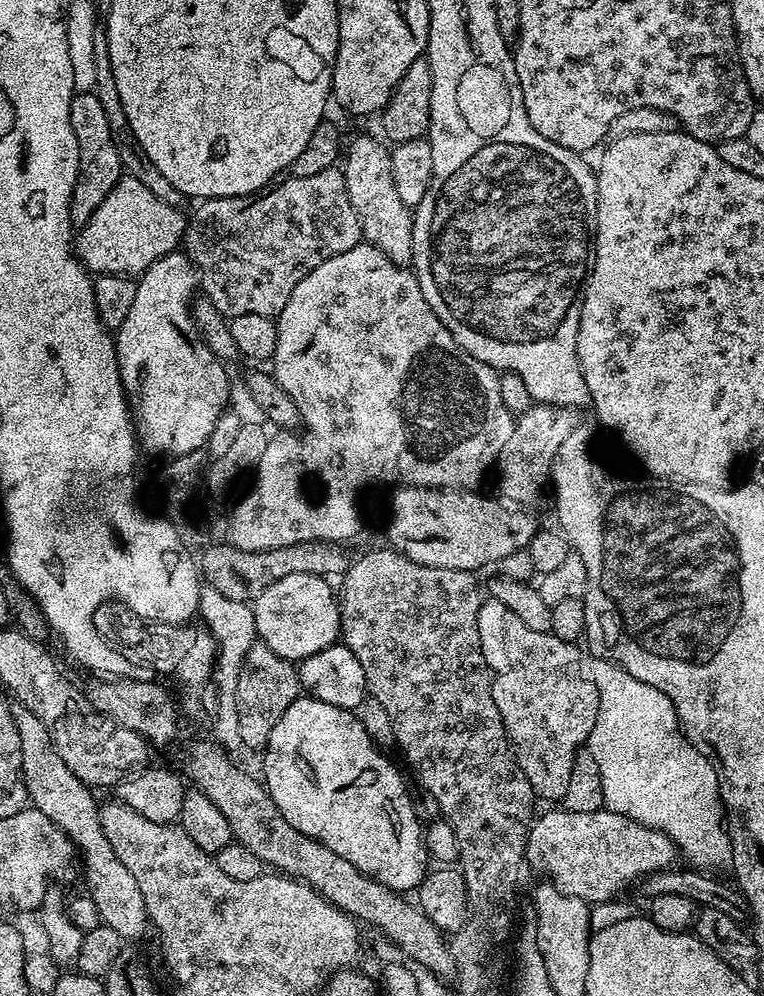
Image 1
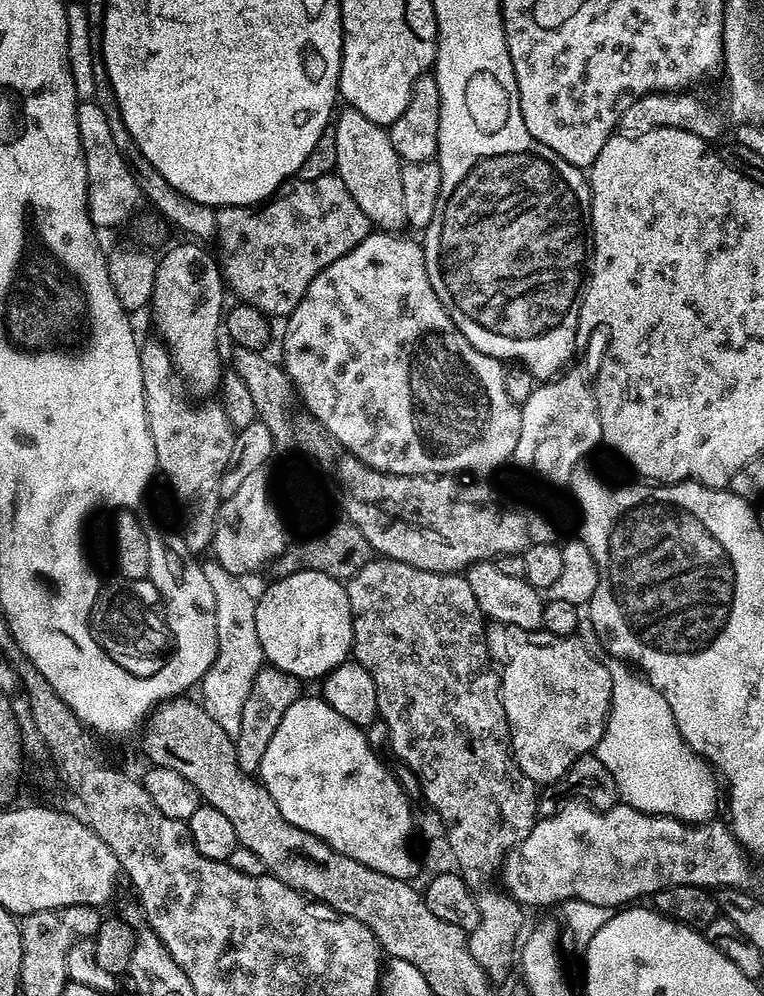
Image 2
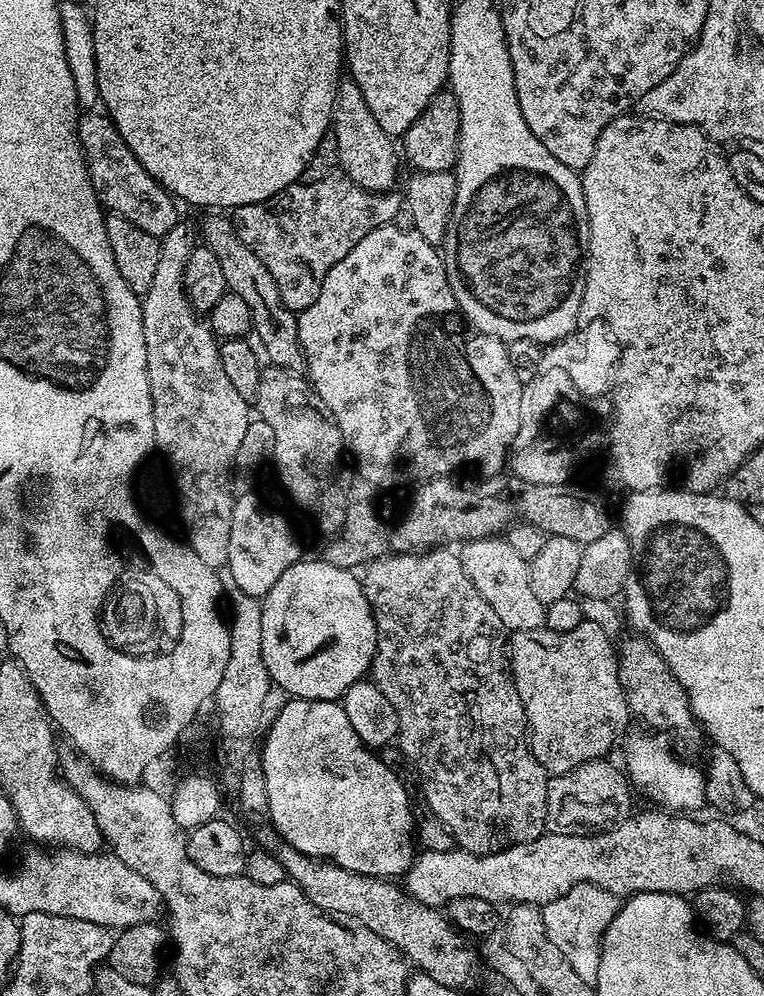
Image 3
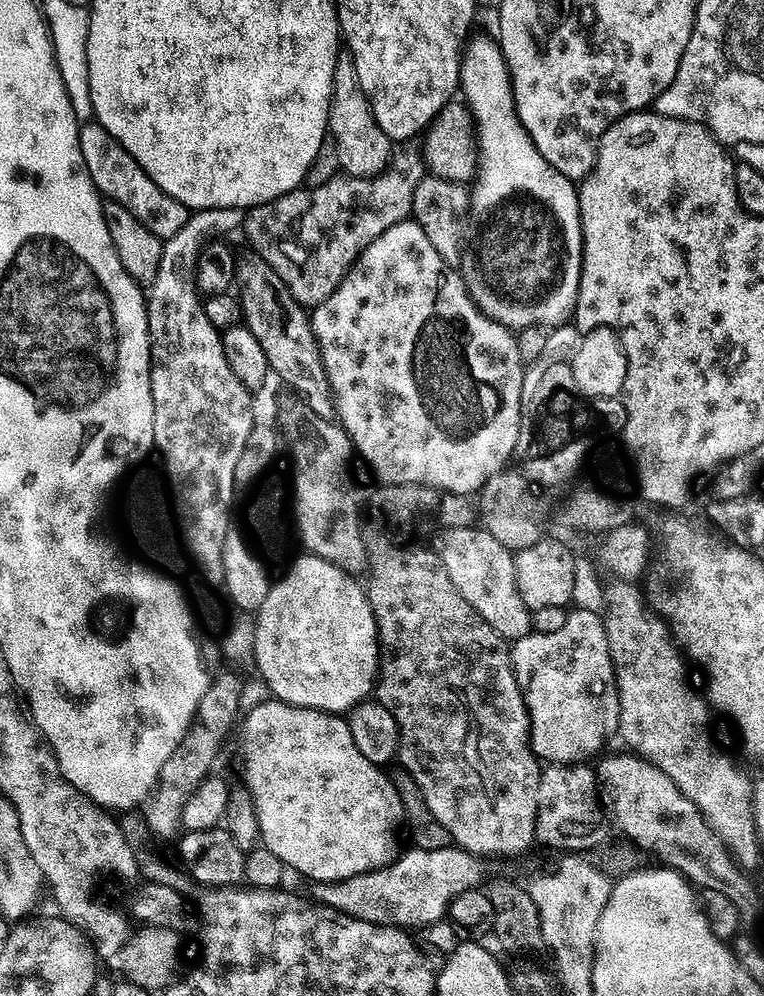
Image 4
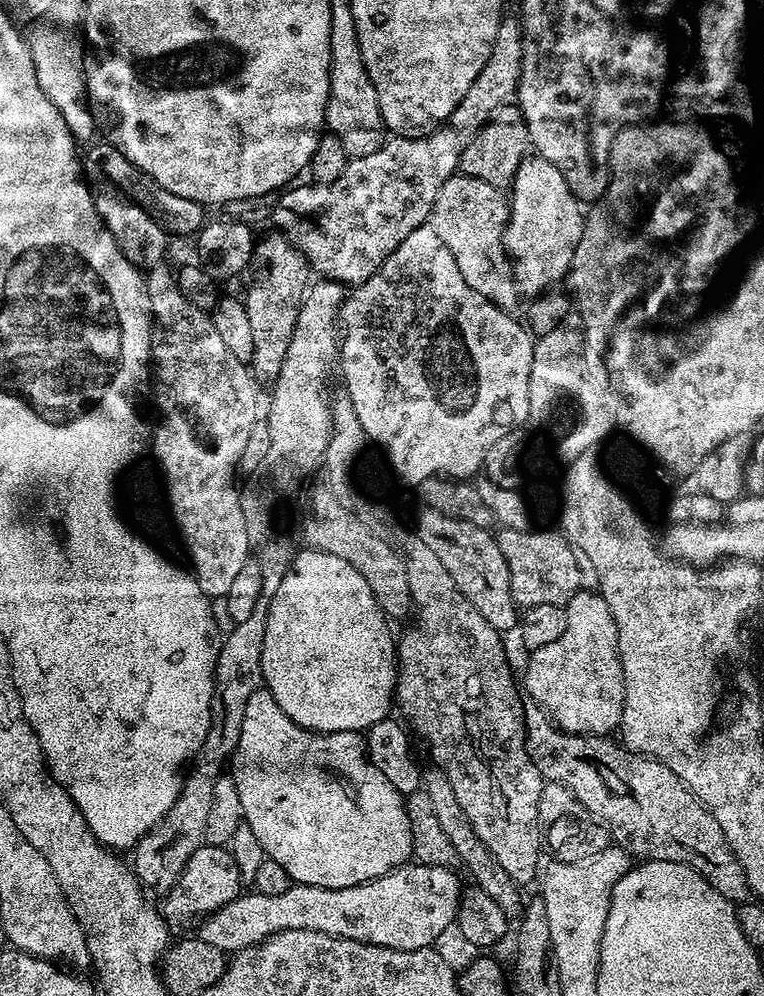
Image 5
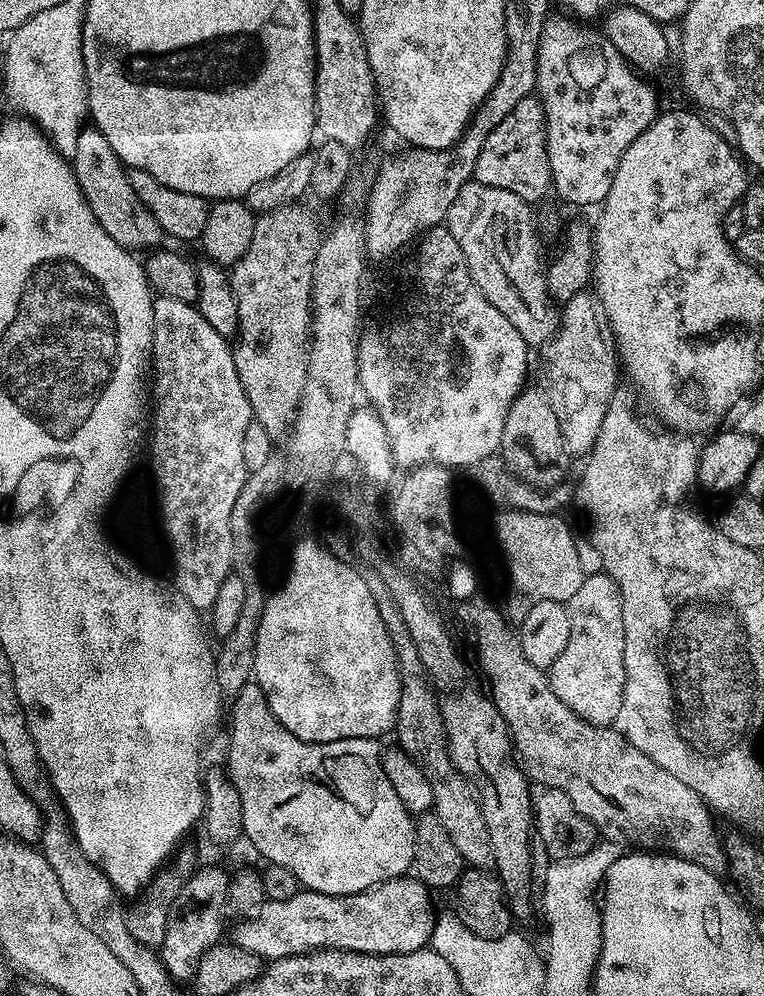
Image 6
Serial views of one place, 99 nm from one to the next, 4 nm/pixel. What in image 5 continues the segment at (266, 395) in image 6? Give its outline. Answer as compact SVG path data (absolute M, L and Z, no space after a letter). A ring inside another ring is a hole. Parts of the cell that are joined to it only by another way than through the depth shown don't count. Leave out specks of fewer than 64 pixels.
M271 234L255 241L252 260L246 269L248 285L242 293L242 301L250 318L254 334L254 354L250 371L257 381L275 381L282 370L282 362L294 334L296 315L306 289L309 287L310 265L308 260L282 235Z

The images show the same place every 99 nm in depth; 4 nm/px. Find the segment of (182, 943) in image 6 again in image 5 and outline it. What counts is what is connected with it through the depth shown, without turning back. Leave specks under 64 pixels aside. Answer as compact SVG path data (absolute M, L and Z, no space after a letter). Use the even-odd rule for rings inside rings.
M203 843L198 850L194 850L194 854L190 854L180 881L163 897L162 915L169 929L176 930L191 920L199 921L205 914L226 906L226 902L235 900L241 892L242 881L238 865L229 849L223 844Z

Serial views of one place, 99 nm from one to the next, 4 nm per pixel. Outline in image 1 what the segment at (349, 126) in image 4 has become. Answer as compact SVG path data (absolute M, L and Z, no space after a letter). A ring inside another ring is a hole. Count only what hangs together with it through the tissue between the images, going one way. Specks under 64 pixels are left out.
M356 136L347 141L346 151L342 156L342 171L354 214L358 216L361 237L373 244L394 264L407 265L414 256L412 230L414 227L413 209L407 208L394 190L394 174L390 166L390 152L379 139L372 136Z

